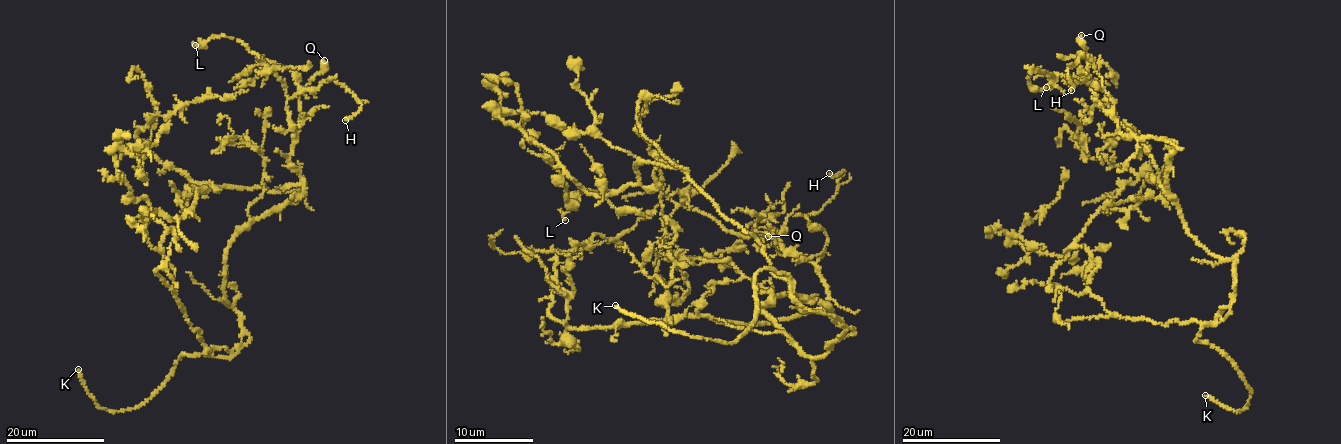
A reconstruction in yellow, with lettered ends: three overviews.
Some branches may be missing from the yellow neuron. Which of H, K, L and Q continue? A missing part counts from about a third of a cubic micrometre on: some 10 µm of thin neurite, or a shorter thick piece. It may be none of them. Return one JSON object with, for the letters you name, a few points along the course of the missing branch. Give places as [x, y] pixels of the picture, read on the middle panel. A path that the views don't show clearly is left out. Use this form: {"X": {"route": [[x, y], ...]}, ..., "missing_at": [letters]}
{"missing_at": ["K"]}

